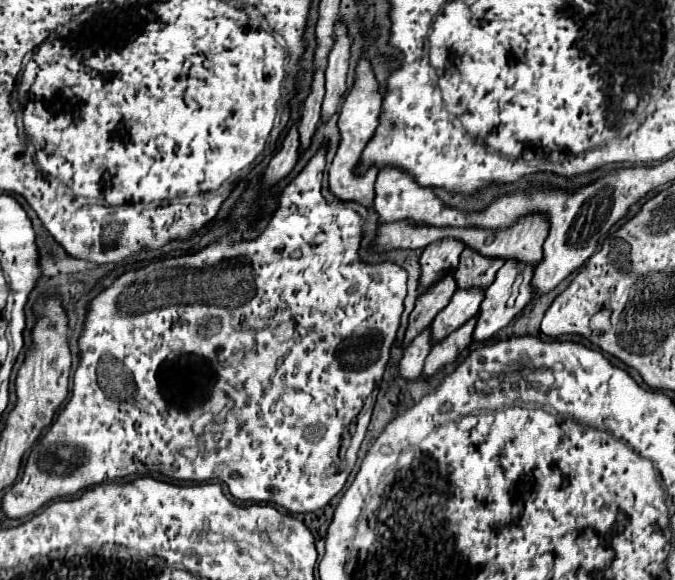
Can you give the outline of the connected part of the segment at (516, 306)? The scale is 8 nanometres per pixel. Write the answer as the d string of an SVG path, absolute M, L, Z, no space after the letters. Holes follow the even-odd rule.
M506 261L504 267L496 273L494 283L486 289L486 297L480 305L480 317L474 329L474 339L486 341L490 339L496 331L506 327L524 307L526 303L534 297L534 285L532 285L532 275L538 265L532 265L532 269L526 269L526 265L514 265L514 261ZM518 287L518 291L516 291Z

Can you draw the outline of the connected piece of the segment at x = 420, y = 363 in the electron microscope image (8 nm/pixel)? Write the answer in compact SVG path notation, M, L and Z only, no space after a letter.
M424 329L422 333L418 333L418 337L414 337L414 341L410 341L410 345L404 347L404 357L400 361L400 375L404 379L416 379L422 373L424 367L424 359L430 353L430 329Z

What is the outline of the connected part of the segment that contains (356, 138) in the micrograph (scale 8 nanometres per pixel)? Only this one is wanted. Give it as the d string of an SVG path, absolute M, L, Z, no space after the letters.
M360 61L356 69L356 83L350 95L344 99L338 127L342 133L342 141L338 147L338 153L330 165L330 191L342 199L342 201L358 201L362 205L372 205L374 199L374 181L376 181L376 167L370 165L362 175L356 173L356 167L360 165L360 157L364 147L370 143L374 137L378 123L380 123L380 105L382 105L382 95L378 93L378 83L374 79L374 73L370 71L368 61Z

